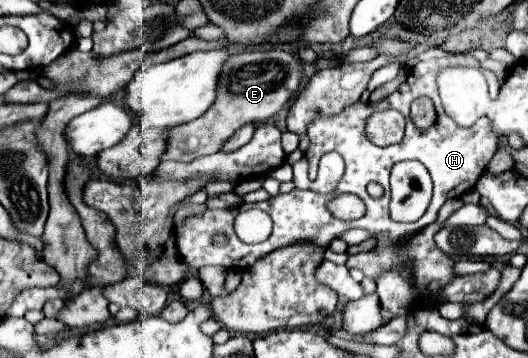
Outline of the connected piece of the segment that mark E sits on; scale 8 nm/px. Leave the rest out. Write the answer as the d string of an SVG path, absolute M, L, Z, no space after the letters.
M244 50L232 54L224 62L224 70L218 78L216 102L200 118L186 122L184 126L170 128L166 132L168 146L160 156L162 160L192 162L200 156L218 152L224 142L246 122L262 124L280 112L280 108L290 100L294 90L298 90L302 80L302 62L294 54L284 50Z

